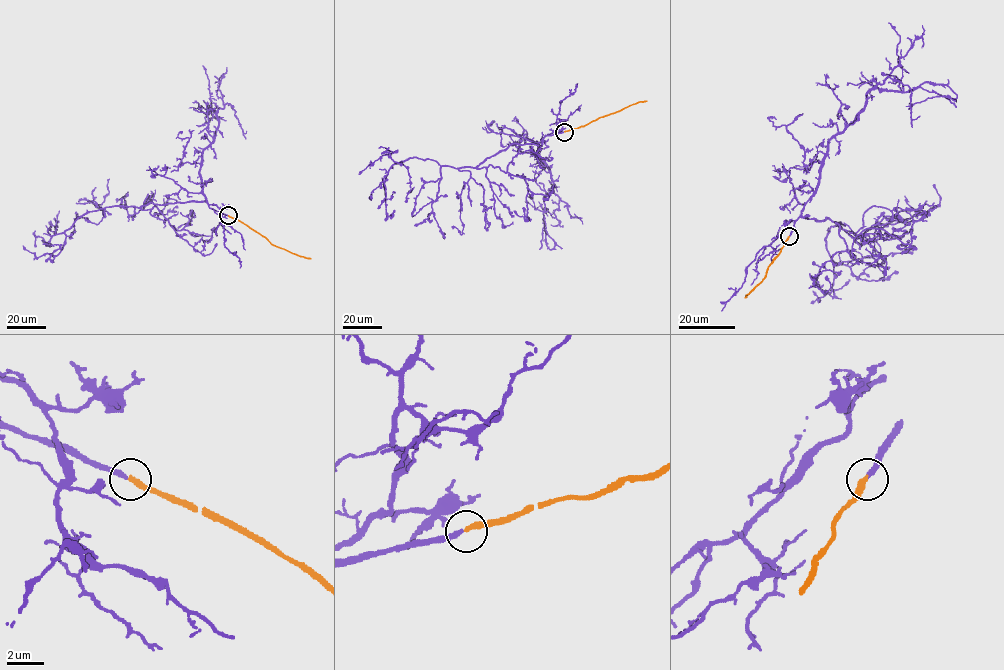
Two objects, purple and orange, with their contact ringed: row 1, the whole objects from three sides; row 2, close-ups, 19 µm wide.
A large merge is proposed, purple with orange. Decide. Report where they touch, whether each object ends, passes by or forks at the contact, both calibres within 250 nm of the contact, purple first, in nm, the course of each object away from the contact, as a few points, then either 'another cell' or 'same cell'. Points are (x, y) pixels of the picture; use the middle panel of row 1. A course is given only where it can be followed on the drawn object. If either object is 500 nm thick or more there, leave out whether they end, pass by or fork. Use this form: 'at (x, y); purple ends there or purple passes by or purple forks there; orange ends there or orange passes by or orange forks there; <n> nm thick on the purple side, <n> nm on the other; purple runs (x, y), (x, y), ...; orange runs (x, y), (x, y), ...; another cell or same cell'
at (564, 132); purple ends there; orange ends there; 240 nm thick on the purple side, 280 nm on the other; purple runs (563, 132), (545, 135), (540, 145), (511, 143), (475, 167), (415, 157), (393, 164), (383, 184), (390, 215); orange runs (564, 132), (646, 101); same cell

